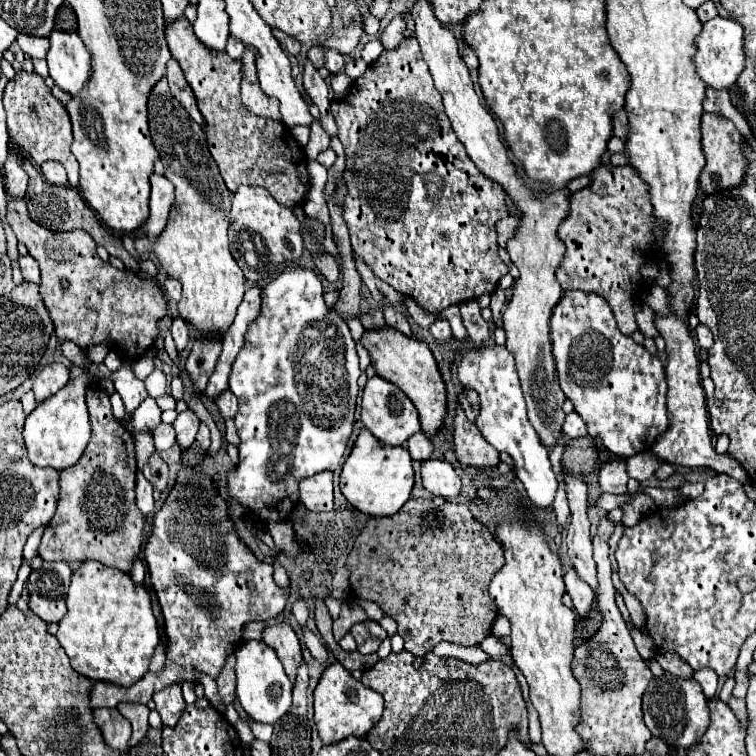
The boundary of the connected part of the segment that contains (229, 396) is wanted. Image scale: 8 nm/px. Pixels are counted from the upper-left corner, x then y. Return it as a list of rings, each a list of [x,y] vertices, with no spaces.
[[[231,389],[221,393],[221,397],[215,403],[217,403],[217,407],[219,407],[219,411],[221,411],[221,415],[225,419],[235,417],[235,413],[237,413],[237,397],[231,393]]]

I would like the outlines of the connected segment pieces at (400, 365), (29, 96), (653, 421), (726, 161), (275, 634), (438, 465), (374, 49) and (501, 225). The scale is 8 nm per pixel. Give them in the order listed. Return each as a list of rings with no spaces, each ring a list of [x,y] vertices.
[[[391,327],[365,331],[361,337],[361,343],[371,353],[377,375],[395,383],[413,401],[413,405],[419,411],[421,431],[429,439],[433,439],[443,429],[443,421],[447,415],[447,387],[429,345],[415,337],[407,337]]]
[[[17,71],[17,75],[9,79],[9,83],[5,85],[3,107],[7,111],[7,127],[9,127],[9,141],[11,141],[11,153],[5,161],[5,175],[7,175],[5,189],[13,197],[25,195],[29,177],[25,177],[25,169],[21,165],[23,159],[33,161],[35,165],[43,165],[45,161],[59,161],[67,169],[69,183],[77,187],[79,167],[77,167],[77,159],[71,153],[73,131],[71,131],[69,111],[57,97],[53,97],[51,89],[45,85],[45,79],[37,73]]]
[[[567,291],[561,301],[557,303],[557,309],[553,311],[553,317],[551,317],[551,341],[553,341],[553,355],[555,355],[555,363],[557,363],[557,377],[559,377],[559,385],[565,393],[565,397],[575,405],[575,411],[587,421],[587,431],[591,437],[599,437],[603,441],[603,445],[615,453],[615,455],[621,455],[621,457],[631,457],[635,453],[641,453],[641,451],[647,451],[653,441],[657,441],[657,437],[667,429],[669,425],[669,419],[667,419],[667,383],[665,383],[665,367],[663,363],[649,355],[647,349],[643,345],[637,345],[631,337],[623,335],[619,329],[617,329],[617,321],[613,317],[613,311],[609,307],[609,303],[603,299],[603,297],[597,297],[593,293],[583,293],[583,291]]]
[[[703,113],[701,117],[701,129],[703,129],[703,153],[705,153],[705,167],[699,177],[699,185],[705,197],[725,191],[725,189],[735,189],[743,185],[745,173],[747,173],[747,161],[743,153],[743,135],[737,131],[737,127],[729,121],[723,119],[717,113]]]
[[[281,621],[263,631],[263,641],[277,651],[277,655],[281,657],[281,663],[285,667],[285,673],[289,675],[289,679],[293,683],[297,667],[301,663],[301,643],[299,643],[295,629],[287,621]]]
[[[443,459],[423,461],[421,477],[423,477],[423,487],[433,495],[455,499],[461,493],[461,479],[449,461]]]
[[[373,39],[373,41],[369,41],[369,43],[363,47],[361,59],[363,59],[367,65],[371,65],[373,61],[377,61],[377,57],[381,55],[381,51],[383,51],[383,47],[381,47],[379,39]]]
[[[509,215],[509,217],[505,217],[505,219],[501,219],[499,223],[497,223],[497,235],[499,235],[499,247],[507,247],[507,241],[511,239],[511,237],[515,237],[515,233],[517,233],[517,227],[519,227],[519,217],[517,215]]]

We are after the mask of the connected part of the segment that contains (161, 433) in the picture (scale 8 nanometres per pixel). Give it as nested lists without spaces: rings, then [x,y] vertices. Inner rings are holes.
[[[161,423],[155,431],[153,431],[153,439],[155,439],[155,449],[157,451],[167,451],[175,445],[175,429],[173,425],[165,425]]]

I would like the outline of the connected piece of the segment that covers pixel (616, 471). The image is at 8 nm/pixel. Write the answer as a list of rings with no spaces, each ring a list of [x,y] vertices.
[[[611,461],[601,465],[599,469],[599,487],[603,493],[615,493],[621,495],[627,491],[627,471],[625,461]]]

